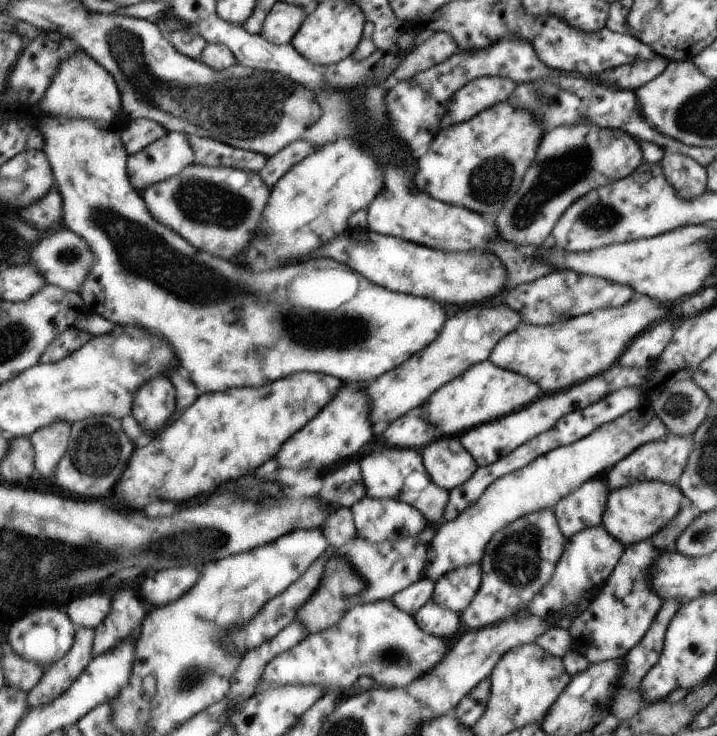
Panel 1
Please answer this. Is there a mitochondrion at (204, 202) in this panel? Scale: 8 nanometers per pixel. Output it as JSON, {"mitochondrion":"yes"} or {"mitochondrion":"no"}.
{"mitochondrion":"yes"}

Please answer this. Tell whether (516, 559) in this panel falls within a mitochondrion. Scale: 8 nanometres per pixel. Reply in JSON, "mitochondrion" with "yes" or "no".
{"mitochondrion":"yes"}

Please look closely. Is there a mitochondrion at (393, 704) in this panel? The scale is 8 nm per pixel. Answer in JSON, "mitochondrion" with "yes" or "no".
{"mitochondrion":"no"}

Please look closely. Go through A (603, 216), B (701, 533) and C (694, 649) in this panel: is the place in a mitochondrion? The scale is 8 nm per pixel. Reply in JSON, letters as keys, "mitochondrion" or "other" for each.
{"A":"mitochondrion","B":"mitochondrion","C":"other"}

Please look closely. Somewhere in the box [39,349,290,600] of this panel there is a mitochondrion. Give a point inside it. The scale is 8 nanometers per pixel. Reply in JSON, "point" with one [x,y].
{"point":[96,447]}

